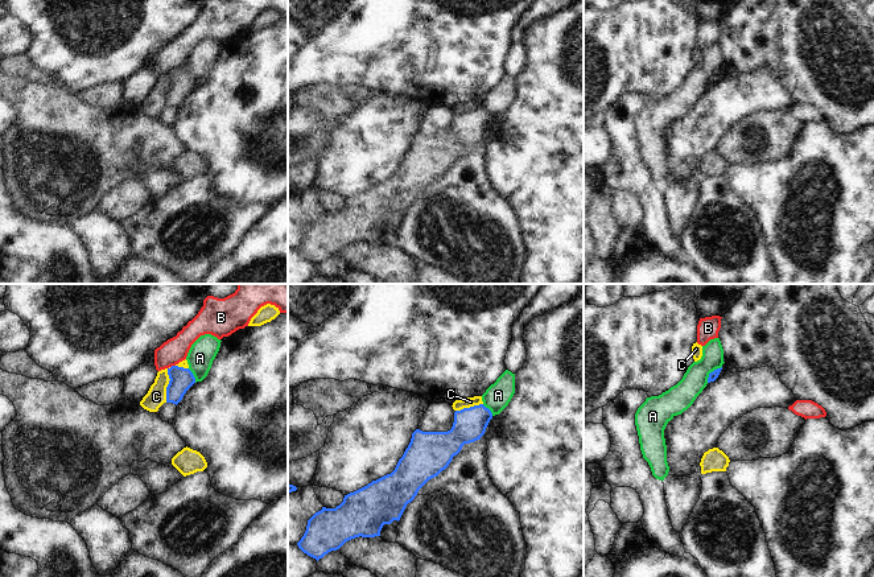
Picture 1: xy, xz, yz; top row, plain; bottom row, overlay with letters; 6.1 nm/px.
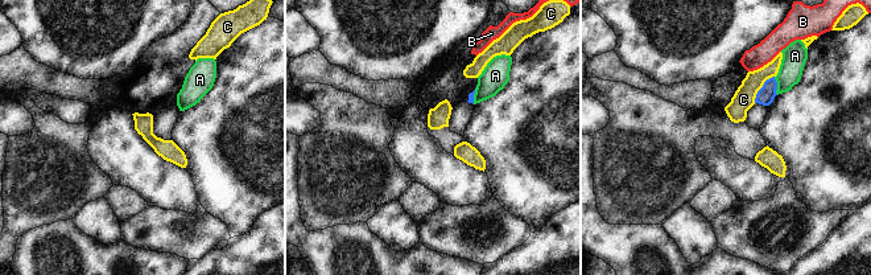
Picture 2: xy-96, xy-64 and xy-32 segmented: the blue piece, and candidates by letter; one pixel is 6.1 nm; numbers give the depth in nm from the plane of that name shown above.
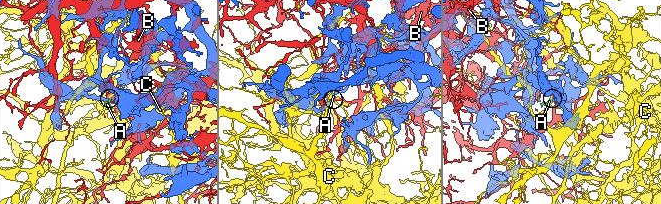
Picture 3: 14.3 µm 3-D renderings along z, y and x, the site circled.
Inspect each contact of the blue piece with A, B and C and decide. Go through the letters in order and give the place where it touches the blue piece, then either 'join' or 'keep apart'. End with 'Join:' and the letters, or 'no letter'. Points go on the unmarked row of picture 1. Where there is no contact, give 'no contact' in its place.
A: yz (710, 77) | keep apart
B: xy (172, 70) | keep apart
C: xy (168, 89) | keep apart
Join: no letter

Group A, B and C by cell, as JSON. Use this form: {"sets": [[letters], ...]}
{"sets": [["A"], ["B"], ["C"]]}

